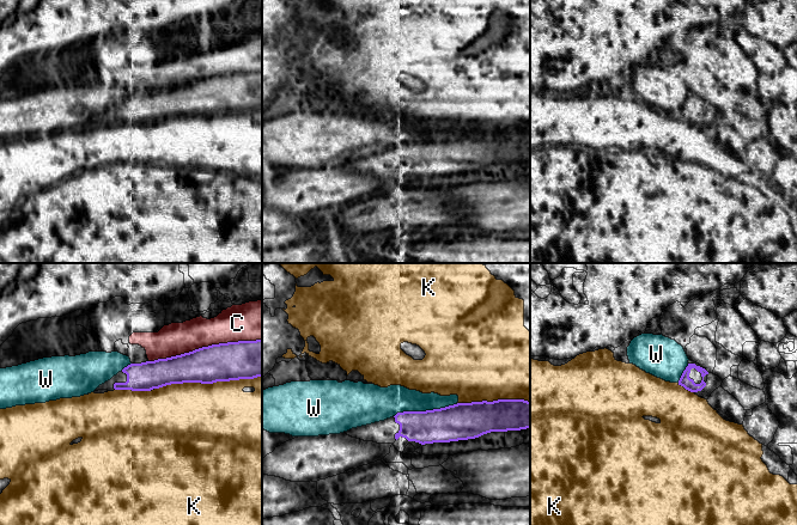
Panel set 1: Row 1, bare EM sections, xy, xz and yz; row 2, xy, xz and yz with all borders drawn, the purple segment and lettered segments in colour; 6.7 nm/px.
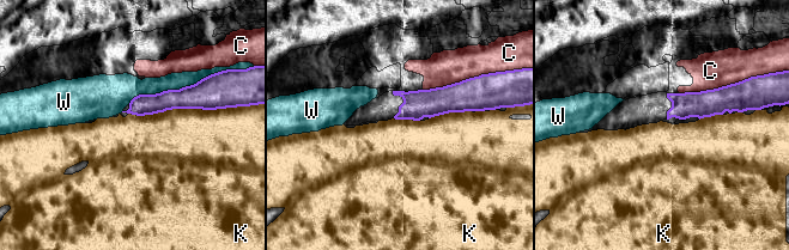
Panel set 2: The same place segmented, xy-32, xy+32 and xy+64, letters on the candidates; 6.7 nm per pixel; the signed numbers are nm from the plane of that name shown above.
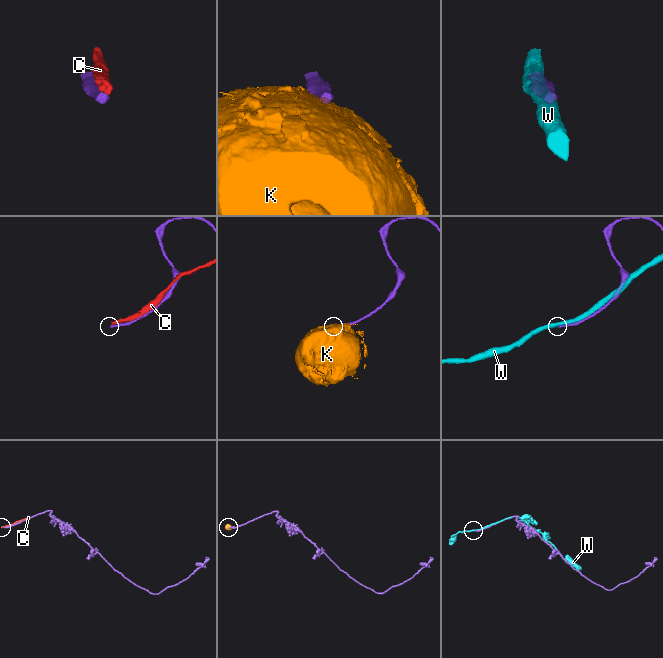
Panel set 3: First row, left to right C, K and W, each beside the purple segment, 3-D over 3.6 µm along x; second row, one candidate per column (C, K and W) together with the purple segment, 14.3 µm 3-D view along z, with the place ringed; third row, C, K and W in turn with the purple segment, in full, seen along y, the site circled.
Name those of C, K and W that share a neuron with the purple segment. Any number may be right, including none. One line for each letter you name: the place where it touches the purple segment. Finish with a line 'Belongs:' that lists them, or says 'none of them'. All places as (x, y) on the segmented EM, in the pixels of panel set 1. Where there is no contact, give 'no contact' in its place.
Belongs: none of them

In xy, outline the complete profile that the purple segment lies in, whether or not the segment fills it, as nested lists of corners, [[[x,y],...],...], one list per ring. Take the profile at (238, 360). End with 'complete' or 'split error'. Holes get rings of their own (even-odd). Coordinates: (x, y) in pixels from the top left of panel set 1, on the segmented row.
[[[262,340],[238,341],[130,364],[95,391],[151,391],[171,384],[213,384],[257,377],[262,377]]]; split error

